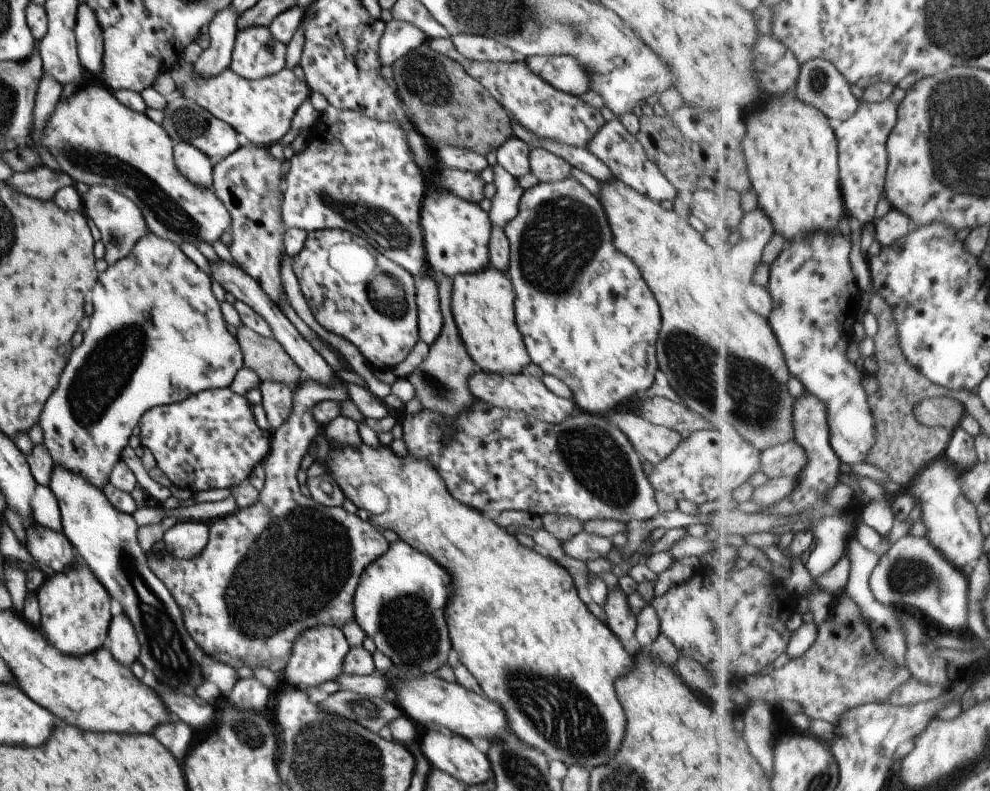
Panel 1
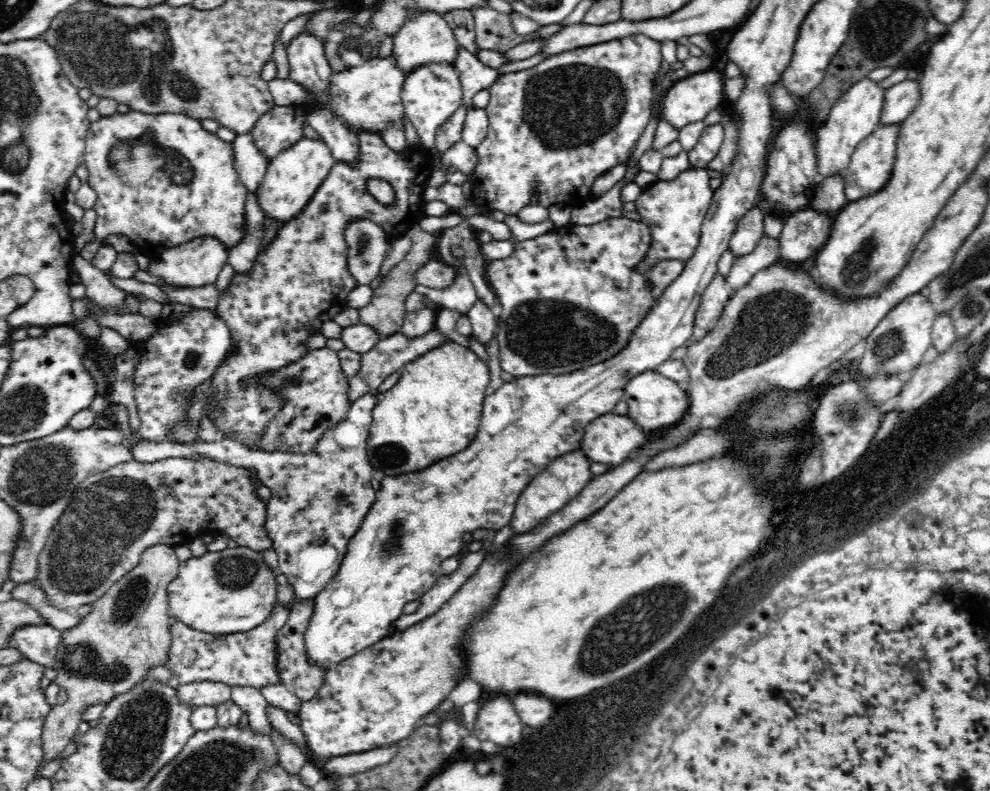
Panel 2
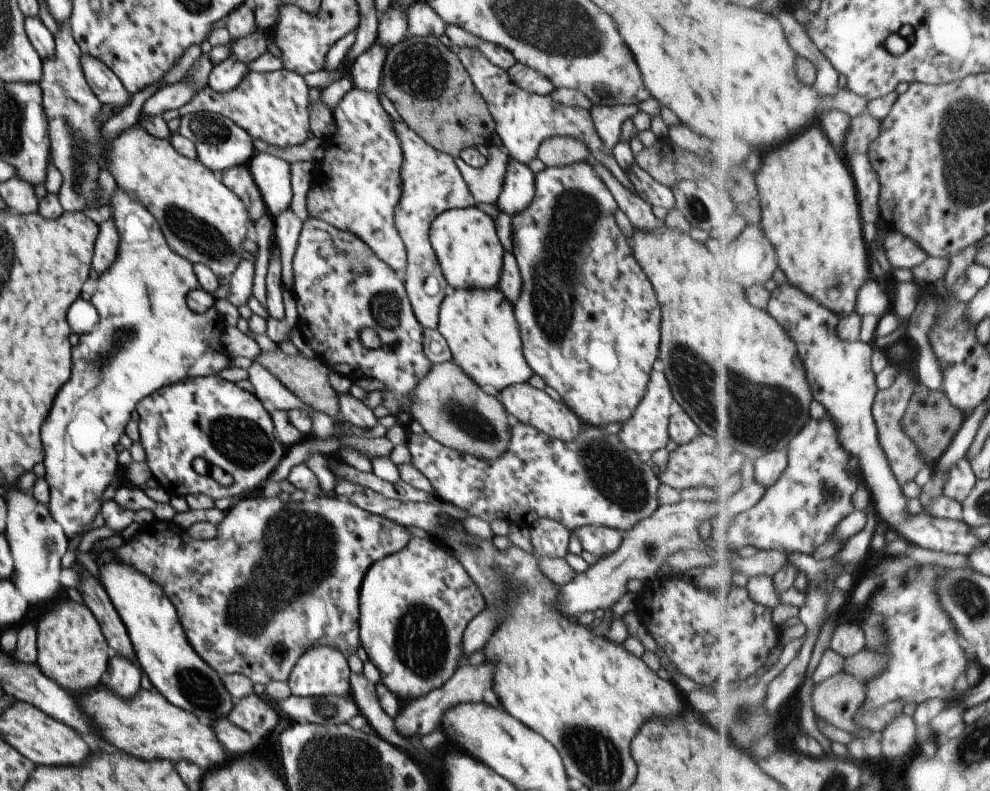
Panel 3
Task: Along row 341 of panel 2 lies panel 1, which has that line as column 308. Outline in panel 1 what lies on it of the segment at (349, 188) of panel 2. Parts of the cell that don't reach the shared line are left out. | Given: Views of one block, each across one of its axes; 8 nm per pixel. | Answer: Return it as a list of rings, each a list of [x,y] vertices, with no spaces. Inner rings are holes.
[[[346,230],[306,234],[299,254],[289,262],[317,324],[353,344],[372,368],[389,369],[404,360],[418,340],[415,278]]]

